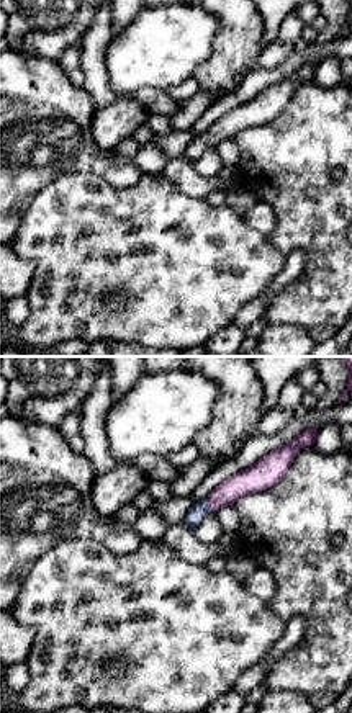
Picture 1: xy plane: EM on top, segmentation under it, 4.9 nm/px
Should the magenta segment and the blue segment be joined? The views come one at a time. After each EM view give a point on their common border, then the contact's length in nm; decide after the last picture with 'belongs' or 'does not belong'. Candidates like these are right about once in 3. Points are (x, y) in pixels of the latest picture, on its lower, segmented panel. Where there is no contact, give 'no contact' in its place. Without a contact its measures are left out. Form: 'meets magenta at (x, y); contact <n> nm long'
meets magenta at (208, 504); contact 80 nm long

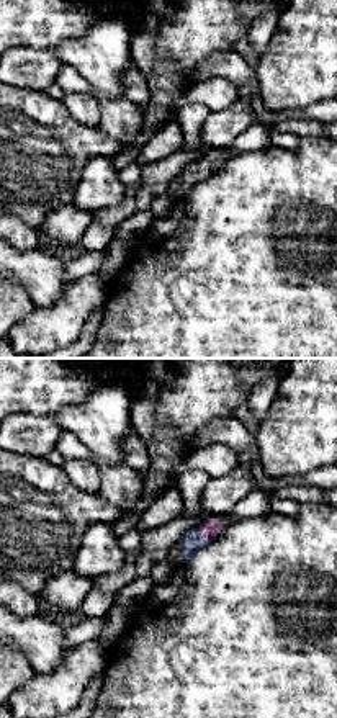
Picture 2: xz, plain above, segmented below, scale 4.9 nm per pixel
meets magenta at (202, 537); contact 100 nm long

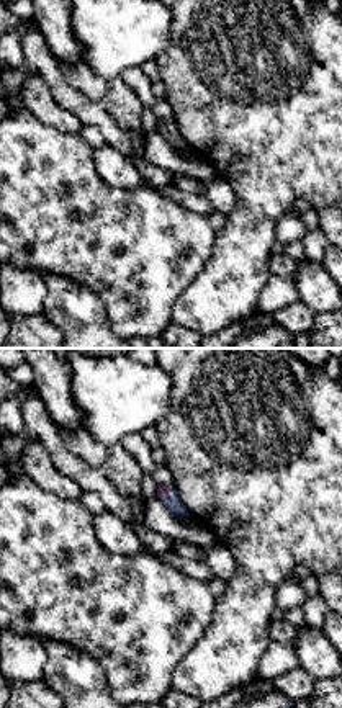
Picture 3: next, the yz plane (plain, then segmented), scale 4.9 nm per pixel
meets magenta at (167, 494); contact 90 nm long

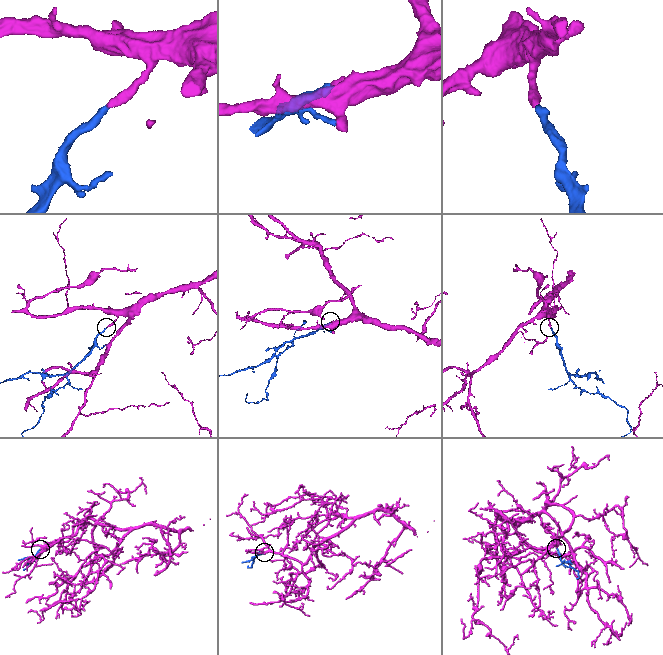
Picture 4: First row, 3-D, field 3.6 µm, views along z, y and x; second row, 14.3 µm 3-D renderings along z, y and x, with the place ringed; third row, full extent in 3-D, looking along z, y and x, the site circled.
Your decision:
belongs

